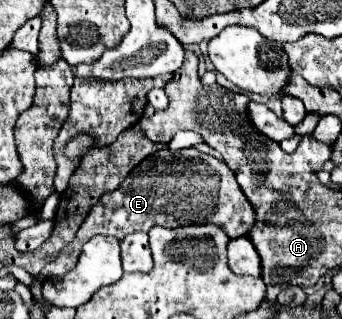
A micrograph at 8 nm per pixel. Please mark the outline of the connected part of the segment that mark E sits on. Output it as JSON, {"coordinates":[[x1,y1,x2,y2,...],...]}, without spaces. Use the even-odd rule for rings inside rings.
{"coordinates":[[194,148,186,150,186,158,178,168,180,172,162,176,162,154,158,158,158,152,146,158,142,164,138,164,118,192,104,194,102,200,94,204,94,208,90,210,90,216,86,216,80,230,76,232,74,244,66,246,56,256,56,260,44,266,42,274,70,272,78,262,82,244,96,234,108,234,122,240,122,236,126,234,148,232,152,226,174,228,174,226,188,226,188,224,216,224,230,238,246,236,250,224,254,222,254,212,246,196,242,196,242,190,238,188,238,182,234,180,234,174,230,172,230,168,226,168,222,160,196,152]]}

